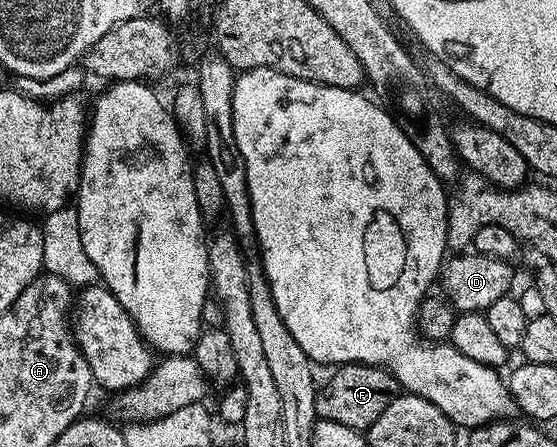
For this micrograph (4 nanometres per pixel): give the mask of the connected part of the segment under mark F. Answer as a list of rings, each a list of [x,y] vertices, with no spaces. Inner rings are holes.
[[[344,364],[333,369],[330,381],[321,385],[316,394],[316,414],[319,420],[328,422],[340,422],[340,426],[352,426],[359,430],[369,430],[372,422],[388,410],[388,402],[392,402],[400,394],[398,379],[390,373],[389,368],[383,368],[377,364]]]

